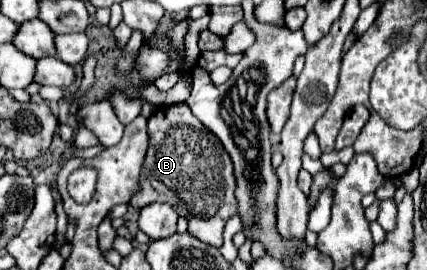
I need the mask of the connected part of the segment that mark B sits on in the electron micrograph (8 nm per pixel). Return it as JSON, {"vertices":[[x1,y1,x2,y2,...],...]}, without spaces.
{"vertices":[[180,102,162,112,154,112,148,120,150,148,142,168,142,190,132,198,132,206,142,210,152,202,170,204,180,216,188,218,188,232,198,240,220,248,224,224,238,210,234,196,236,178,228,152,222,142]]}

